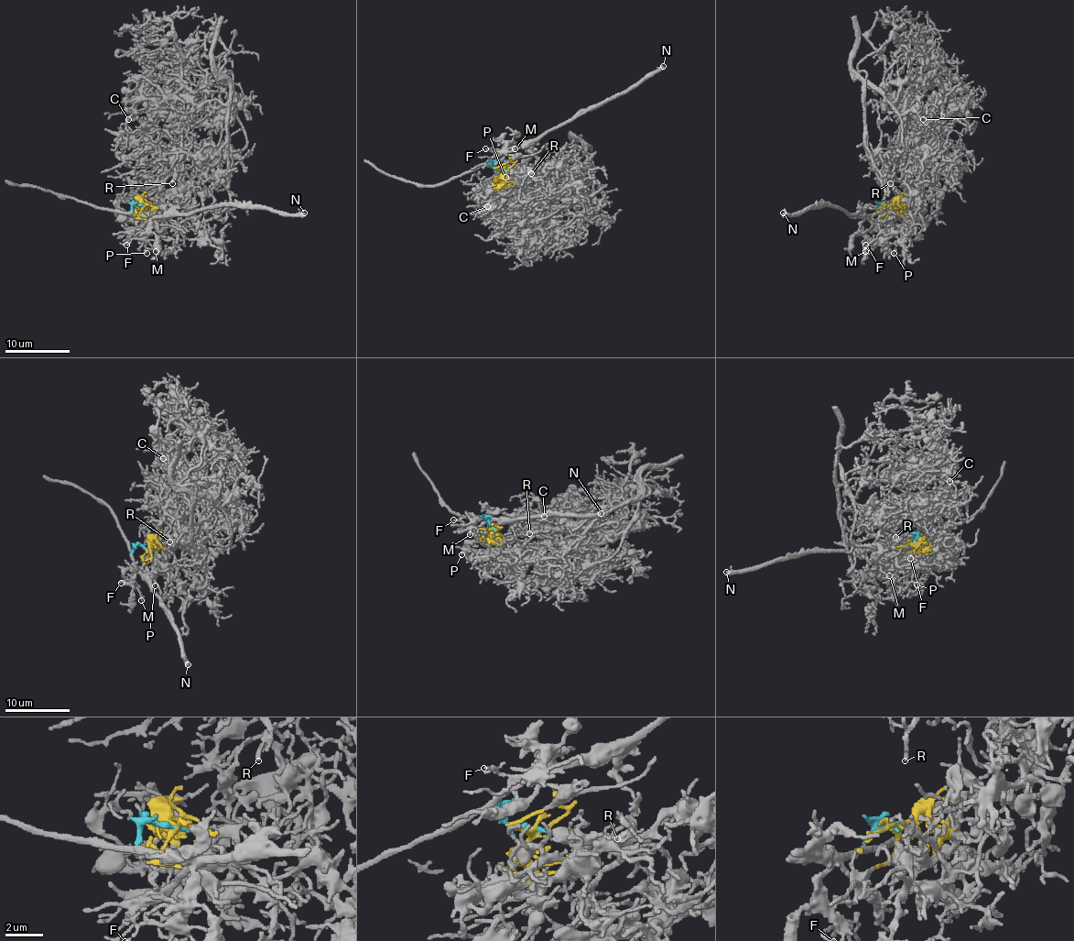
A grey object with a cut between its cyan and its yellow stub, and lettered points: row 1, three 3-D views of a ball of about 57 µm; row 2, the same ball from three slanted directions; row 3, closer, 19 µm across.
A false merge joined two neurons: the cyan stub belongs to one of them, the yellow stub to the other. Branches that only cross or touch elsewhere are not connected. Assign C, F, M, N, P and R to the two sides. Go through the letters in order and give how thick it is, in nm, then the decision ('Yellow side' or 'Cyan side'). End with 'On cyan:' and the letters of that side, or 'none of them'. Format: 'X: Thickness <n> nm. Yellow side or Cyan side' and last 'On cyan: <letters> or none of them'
C: Thickness 110 nm. Yellow side
F: Thickness 90 nm. Cyan side
M: Thickness 190 nm. Cyan side
N: Thickness 320 nm. Cyan side
P: Thickness 110 nm. Yellow side
R: Thickness 160 nm. Yellow side
On cyan: F, M, N

